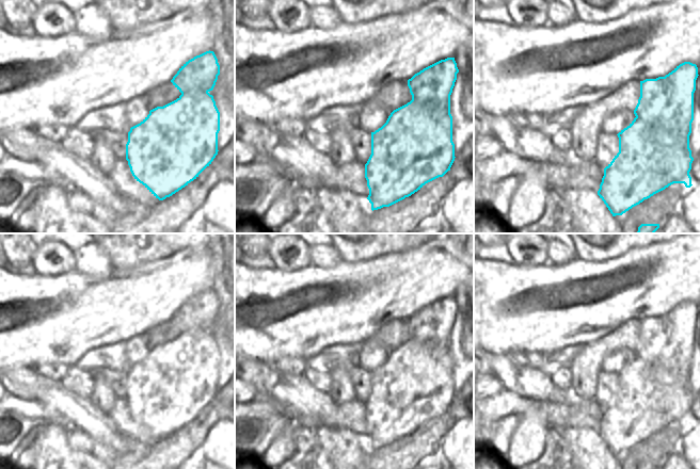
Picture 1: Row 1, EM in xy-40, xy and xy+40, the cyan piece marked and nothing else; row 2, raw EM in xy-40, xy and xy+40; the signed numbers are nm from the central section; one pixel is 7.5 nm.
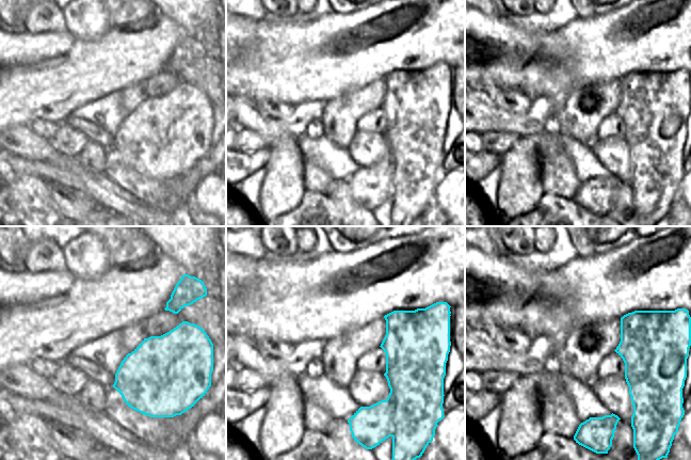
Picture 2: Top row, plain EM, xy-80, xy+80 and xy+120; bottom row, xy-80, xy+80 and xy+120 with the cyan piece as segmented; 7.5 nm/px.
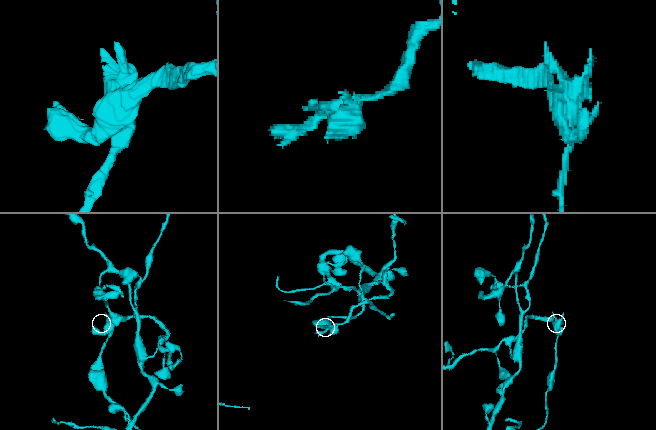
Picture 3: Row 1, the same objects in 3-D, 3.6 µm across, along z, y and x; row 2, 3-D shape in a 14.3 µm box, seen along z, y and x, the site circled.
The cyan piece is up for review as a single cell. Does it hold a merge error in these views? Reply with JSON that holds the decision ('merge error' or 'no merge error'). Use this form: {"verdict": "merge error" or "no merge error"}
{"verdict": "merge error"}

